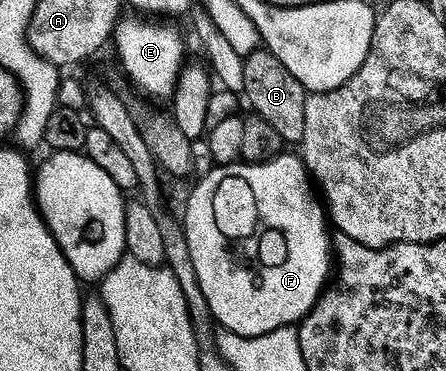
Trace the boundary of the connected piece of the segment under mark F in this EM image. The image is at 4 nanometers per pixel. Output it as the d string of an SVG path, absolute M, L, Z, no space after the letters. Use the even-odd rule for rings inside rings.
M281 152L265 162L237 160L214 165L189 192L184 206L182 225L202 296L206 296L215 325L238 336L262 336L280 326L299 323L330 278L334 258L330 253L330 222L325 207L314 193L303 157L288 153Z

